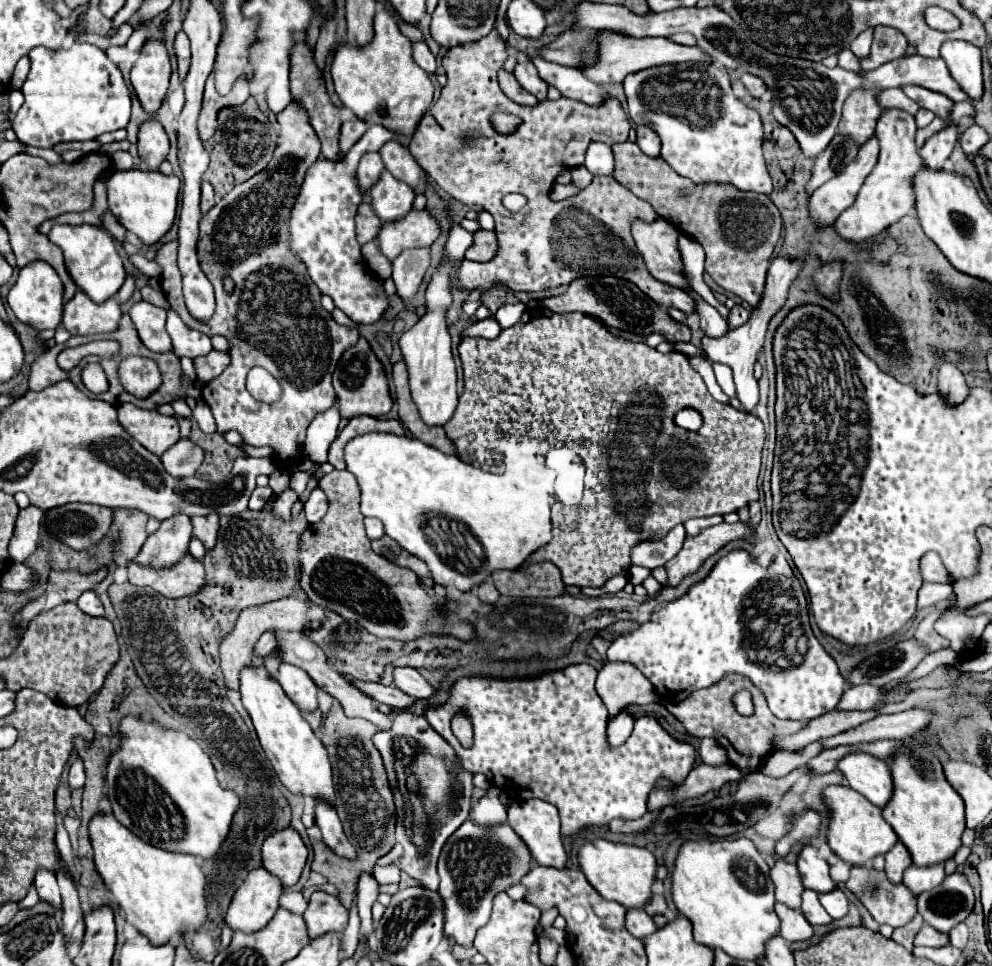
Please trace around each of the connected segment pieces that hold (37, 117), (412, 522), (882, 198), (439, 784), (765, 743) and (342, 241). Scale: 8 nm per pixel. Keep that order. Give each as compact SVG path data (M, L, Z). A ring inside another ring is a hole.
M74 43L72 47L46 49L34 47L28 53L32 67L22 85L26 97L24 105L12 119L12 129L18 135L18 141L34 147L52 147L60 141L88 141L96 139L102 133L124 129L130 121L130 91L122 79L120 69L104 55L102 49L88 43Z
M372 431L372 433L364 433L364 435L354 437L354 439L346 445L346 449L344 449L344 459L346 459L346 469L348 469L352 475L356 475L358 485L360 485L360 491L362 491L362 503L360 503L362 515L364 515L364 517L376 517L376 519L380 519L380 521L384 523L384 527L386 527L386 535L392 537L394 541L398 541L398 543L400 543L406 551L410 551L412 555L416 555L416 557L420 557L422 561L426 561L426 565L428 565L428 569L430 569L430 573L432 573L432 579L434 579L436 583L440 583L440 585L454 585L454 587L460 589L460 591L470 591L474 585L480 585L480 583L488 581L488 579L490 579L490 573L496 571L496 569L510 569L510 571L514 571L522 561L528 559L530 553L534 553L538 547L546 545L548 539L550 539L550 521L552 521L550 497L552 497L554 489L552 489L552 479L550 479L550 477L546 475L546 471L544 471L544 469L546 469L546 467L544 467L544 461L540 463L540 459L538 459L536 465L532 465L532 467L530 467L528 461L526 461L526 467L522 467L522 465L518 463L514 469L506 469L504 473L494 475L494 473L486 473L486 471L482 471L482 469L478 469L478 467L474 467L474 465L470 465L470 463L464 463L458 455L446 455L446 453L442 453L440 449L436 449L436 447L432 447L432 445L426 445L426 443L422 443L422 441L418 441L418 439L410 437L410 435L392 435L392 433L380 433L380 431ZM430 517L446 517L446 519L450 519L450 521L456 521L456 529L454 529L456 533L450 533L450 537L444 537L440 545L432 543L432 541L426 537L426 533L424 533L424 525L428 523Z
M888 107L882 111L876 135L880 139L880 159L872 173L866 177L856 201L852 207L840 213L836 219L836 231L848 241L864 241L868 237L878 235L882 229L896 223L900 217L908 215L914 207L914 191L912 191L912 177L920 169L920 153L914 143L916 123L914 115L904 109Z
M396 711L392 727L374 735L372 741L382 755L396 805L396 841L404 847L404 855L396 861L396 867L414 877L420 885L438 889L436 859L442 843L468 817L474 789L472 773L460 767L452 747L428 721L410 711Z
M726 675L722 681L718 681L716 685L708 687L708 689L700 689L700 691L694 691L690 697L686 697L684 701L680 703L670 703L666 705L666 709L678 719L684 723L686 731L694 737L712 737L714 741L718 741L722 747L728 749L728 761L742 773L742 777L748 777L750 773L756 773L762 765L762 761L780 751L778 745L776 745L776 739L778 737L784 737L784 735L794 735L798 733L800 729L804 729L806 723L796 723L796 721L782 721L782 719L776 719L768 705L766 705L766 699L764 695L760 695L760 691L750 683L750 679L746 677L740 677L740 675ZM736 691L750 691L752 693L752 701L754 701L754 713L752 715L740 715L736 711L736 705L734 705L734 695Z
M370 125L364 137L346 153L342 161L318 159L306 173L302 191L292 207L290 245L302 257L312 281L324 295L330 295L338 309L342 309L354 323L374 323L388 307L388 297L382 285L362 265L360 245L354 233L354 215L362 201L356 167L364 153L378 151L394 137L392 131Z

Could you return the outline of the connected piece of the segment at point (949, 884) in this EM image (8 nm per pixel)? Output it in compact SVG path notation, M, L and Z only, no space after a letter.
M954 873L954 875L948 875L940 887L918 895L918 913L924 917L924 923L928 923L930 927L934 927L936 931L948 933L948 931L954 927L954 929L948 933L950 945L962 949L962 947L968 943L968 927L964 925L964 921L966 921L968 915L974 911L974 901L976 901L976 899L974 899L972 887L970 887L970 883L966 881L966 877L960 875L960 873Z

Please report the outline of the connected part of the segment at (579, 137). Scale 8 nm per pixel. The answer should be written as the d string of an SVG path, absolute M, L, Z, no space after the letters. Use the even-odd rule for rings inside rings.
M492 29L480 41L448 49L442 59L448 83L442 87L440 99L424 113L410 141L412 155L416 155L442 191L464 205L480 205L496 221L498 251L494 259L486 263L464 259L458 267L462 285L476 289L486 283L498 283L512 291L544 291L568 285L578 277L620 271L622 279L638 285L658 305L684 313L694 311L694 301L688 293L676 291L668 283L656 283L648 275L648 267L644 267L644 259L640 259L628 229L632 215L624 207L648 203L632 195L628 187L612 177L596 177L588 189L564 201L552 201L548 195L554 185L554 173L566 167L566 153L582 153L582 143L618 143L628 139L630 121L620 101L608 95L600 105L586 105L560 97L558 101L544 99L532 107L520 107L498 87L496 73L506 57L508 45L498 29ZM492 113L518 113L522 125L514 133L502 135L490 123ZM464 135L476 135L472 147L462 145ZM508 193L522 193L528 203L518 213L510 213L502 205Z

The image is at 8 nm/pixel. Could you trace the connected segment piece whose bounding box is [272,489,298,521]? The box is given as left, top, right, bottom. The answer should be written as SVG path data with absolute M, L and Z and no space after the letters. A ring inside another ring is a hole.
M288 489L288 491L284 491L284 493L276 499L272 513L274 513L276 517L288 521L288 519L290 519L290 509L292 509L292 505L294 505L296 501L298 501L298 495L296 495L292 489Z

